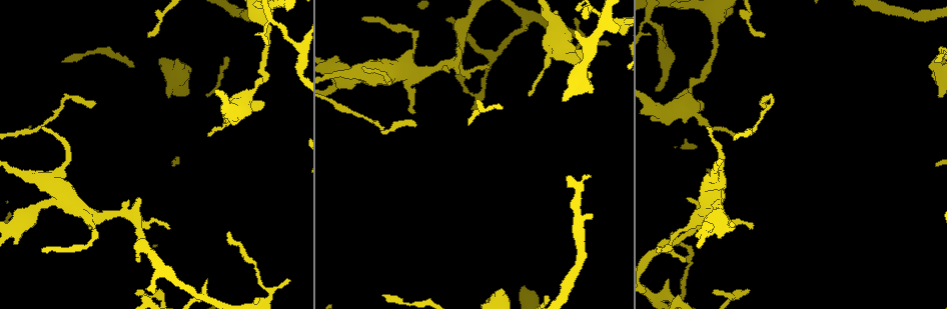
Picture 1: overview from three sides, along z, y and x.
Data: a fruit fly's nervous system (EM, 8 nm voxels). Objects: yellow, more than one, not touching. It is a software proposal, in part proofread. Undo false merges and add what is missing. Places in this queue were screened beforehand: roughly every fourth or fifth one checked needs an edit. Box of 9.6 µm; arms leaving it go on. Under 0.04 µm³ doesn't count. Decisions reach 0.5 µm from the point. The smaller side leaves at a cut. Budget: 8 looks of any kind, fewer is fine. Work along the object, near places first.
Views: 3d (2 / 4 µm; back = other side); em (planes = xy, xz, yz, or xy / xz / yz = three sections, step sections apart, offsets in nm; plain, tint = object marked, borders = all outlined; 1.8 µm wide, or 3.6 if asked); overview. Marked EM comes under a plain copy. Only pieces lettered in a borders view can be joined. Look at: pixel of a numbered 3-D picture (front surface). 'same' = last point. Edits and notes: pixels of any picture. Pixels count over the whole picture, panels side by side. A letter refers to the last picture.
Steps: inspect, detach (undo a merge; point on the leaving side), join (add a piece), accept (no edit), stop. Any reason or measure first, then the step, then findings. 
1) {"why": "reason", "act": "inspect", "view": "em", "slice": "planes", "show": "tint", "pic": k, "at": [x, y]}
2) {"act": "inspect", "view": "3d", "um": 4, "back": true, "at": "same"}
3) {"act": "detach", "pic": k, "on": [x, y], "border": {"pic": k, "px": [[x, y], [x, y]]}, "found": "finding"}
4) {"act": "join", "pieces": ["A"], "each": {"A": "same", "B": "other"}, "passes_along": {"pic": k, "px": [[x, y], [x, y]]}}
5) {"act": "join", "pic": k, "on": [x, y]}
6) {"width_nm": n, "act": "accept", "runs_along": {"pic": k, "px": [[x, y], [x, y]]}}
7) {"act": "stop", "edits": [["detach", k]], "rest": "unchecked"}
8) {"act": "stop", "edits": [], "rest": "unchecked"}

{"why": "calibre changes", "act": "inspect", "view": "em", "slice": "planes", "show": "borders", "pic": 1, "at": [545, 9]}

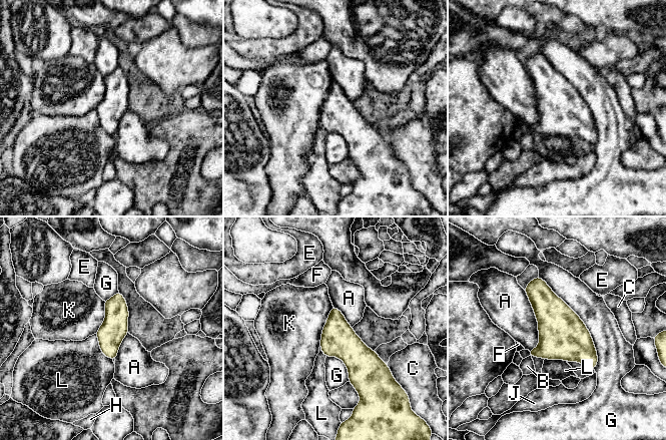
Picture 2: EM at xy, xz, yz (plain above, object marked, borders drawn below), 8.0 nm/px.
{"width_nm": 220, "act": "accept", "each": {"A": "other", "B": "other", "C": "other", "E": "other", "F": "other", "G": "other", "H": "other", "J": "other", "K": "other", "L": "other"}, "border": {"pic": 2, "px": [[332, 306], [321, 332], [319, 346]]}, "found": "continuous, no second cell"}

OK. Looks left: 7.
{"why": "three-way junction", "act": "inspect", "view": "3d", "um": 4, "pic": 1, "at": [56, 198]}

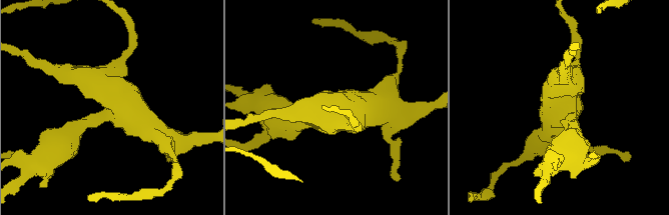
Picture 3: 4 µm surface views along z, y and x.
{"why": "need the tissue", "act": "inspect", "view": "em", "um": 3.6, "slice": "planes", "show": "borders", "pic": 3, "at": [110, 113]}

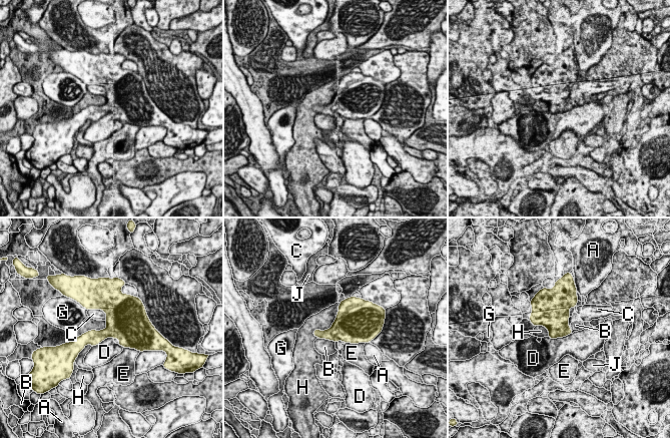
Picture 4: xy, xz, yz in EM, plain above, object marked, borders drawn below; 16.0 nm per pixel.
{"act": "accept", "each": {"A": "other", "B": "other", "C": "other", "D": "other", "E": "other", "G": "other", "H": "other", "J": "other"}, "border": {"pic": 4, "px": [[340, 303], [315, 337]]}, "found": "continuous, no second cell"}

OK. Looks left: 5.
{"why": "free end", "act": "inspect", "view": "3d", "um": 2, "pic": 1, "at": [168, 98]}

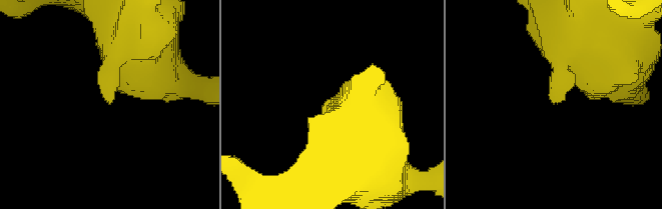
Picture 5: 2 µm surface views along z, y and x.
{"why": "now the EM", "act": "inspect", "view": "em", "slice": "planes", "show": "borders", "pic": 5, "at": [334, 102]}

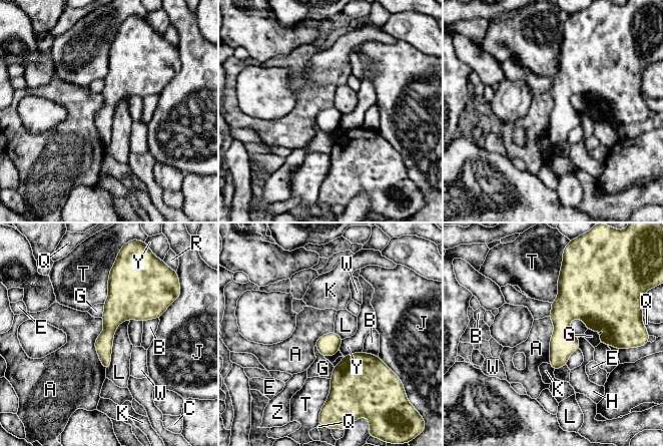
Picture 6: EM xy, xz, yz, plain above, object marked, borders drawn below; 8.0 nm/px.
{"act": "accept", "each": {"A": "other", "B": "other", "C": "other", "E": "other", "G": "other", "H": "other", "J": "other", "K": "other", "L": "other", "Q": "other", "R": "other", "T": "other", "W": "other", "Y": "other", "Z": "other"}, "border": {"pic": 6, "px": [[100, 318], [95, 351], [105, 370]]}, "found": "no lettered piece goes on from it"}

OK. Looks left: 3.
{"act": "stop", "edits": [], "rest": "unchecked"}

